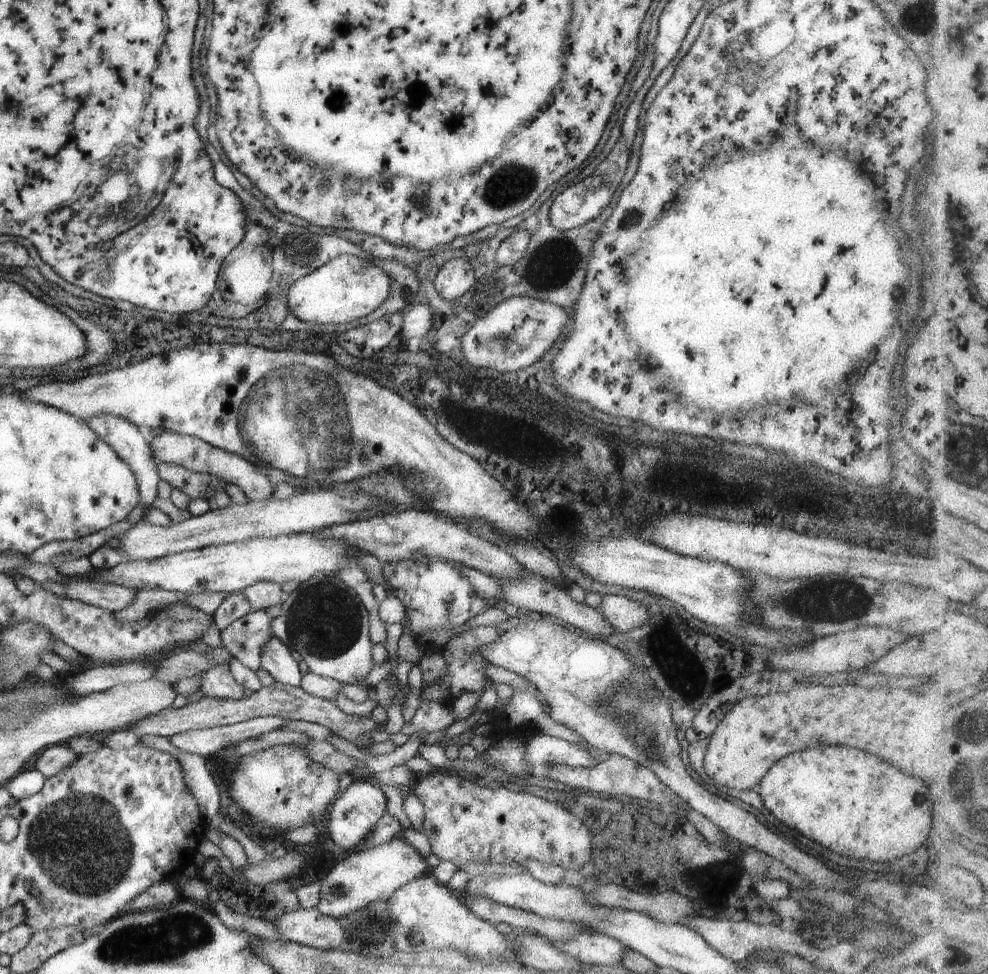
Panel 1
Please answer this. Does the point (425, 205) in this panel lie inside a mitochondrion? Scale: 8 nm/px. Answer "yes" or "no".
yes

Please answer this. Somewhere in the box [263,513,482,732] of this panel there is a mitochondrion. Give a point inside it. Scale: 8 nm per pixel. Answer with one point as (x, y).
(325, 621)

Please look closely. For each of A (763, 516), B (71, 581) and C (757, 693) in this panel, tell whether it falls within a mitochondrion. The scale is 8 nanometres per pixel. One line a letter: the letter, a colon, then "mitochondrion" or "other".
A: other
B: other
C: other

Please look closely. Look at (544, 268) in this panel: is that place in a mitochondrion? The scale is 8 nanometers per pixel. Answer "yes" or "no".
yes

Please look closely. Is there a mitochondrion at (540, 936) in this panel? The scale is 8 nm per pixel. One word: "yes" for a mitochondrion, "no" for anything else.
no

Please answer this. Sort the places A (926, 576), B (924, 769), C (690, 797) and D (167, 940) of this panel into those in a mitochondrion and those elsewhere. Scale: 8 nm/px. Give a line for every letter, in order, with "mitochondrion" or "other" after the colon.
A: other
B: other
C: other
D: mitochondrion

